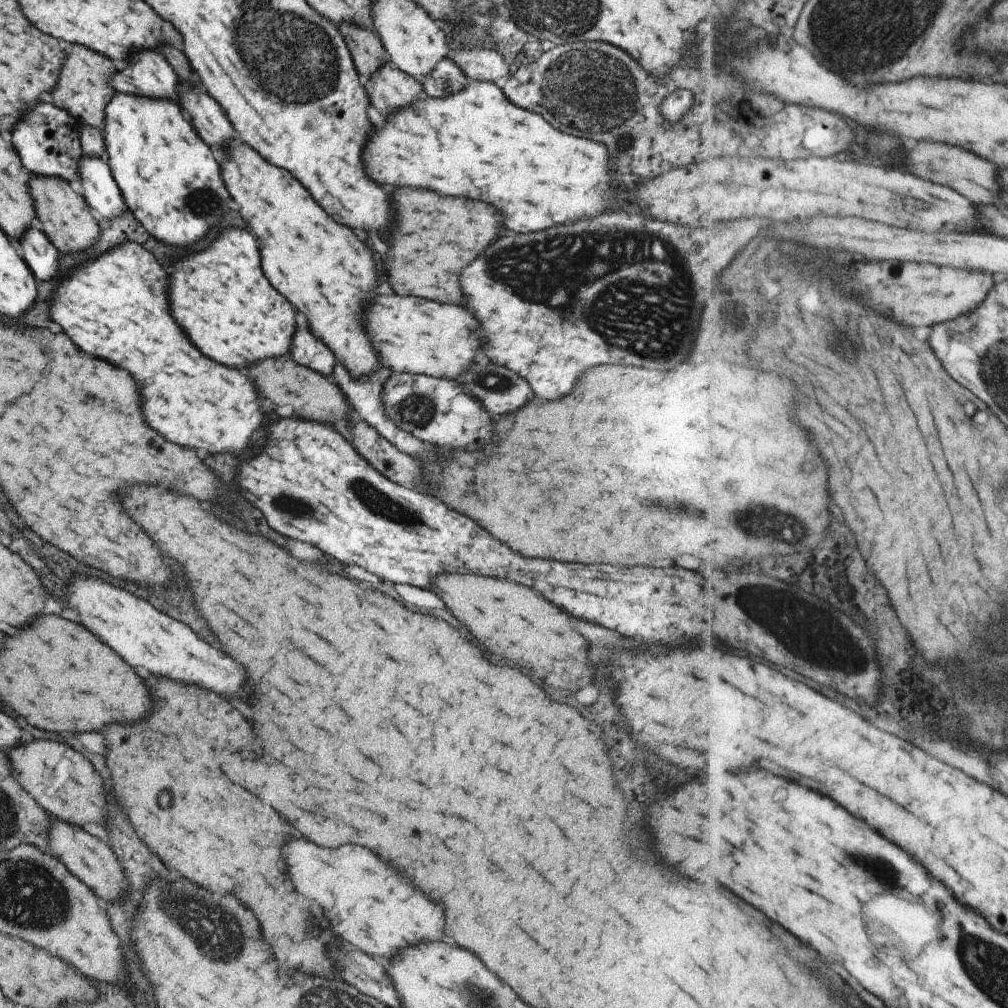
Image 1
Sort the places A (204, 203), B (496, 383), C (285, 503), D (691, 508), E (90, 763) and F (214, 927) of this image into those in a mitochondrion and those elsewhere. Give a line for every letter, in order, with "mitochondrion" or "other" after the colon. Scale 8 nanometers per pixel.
A: mitochondrion
B: mitochondrion
C: mitochondrion
D: mitochondrion
E: other
F: mitochondrion

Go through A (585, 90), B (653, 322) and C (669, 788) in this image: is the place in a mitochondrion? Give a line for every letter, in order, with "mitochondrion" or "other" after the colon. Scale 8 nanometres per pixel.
A: mitochondrion
B: mitochondrion
C: other

